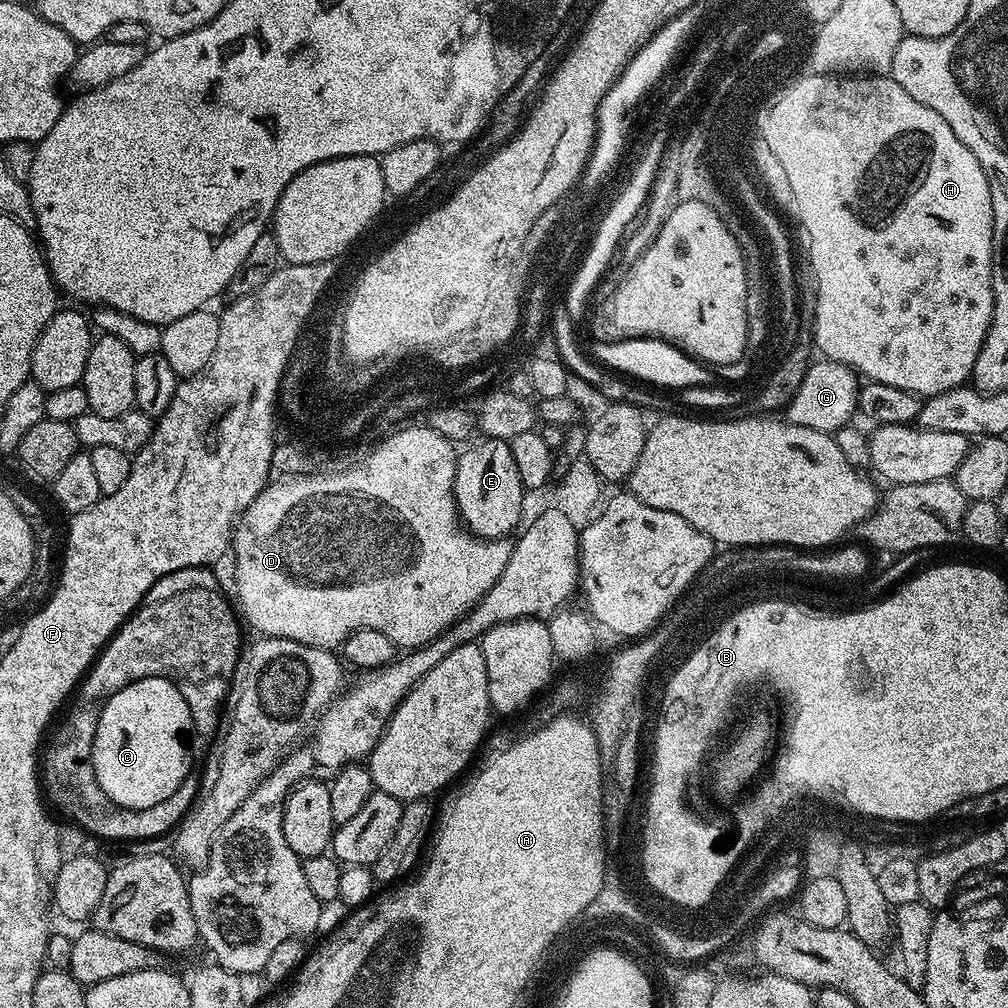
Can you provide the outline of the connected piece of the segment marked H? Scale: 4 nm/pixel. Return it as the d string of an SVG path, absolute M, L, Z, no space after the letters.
M817 74L812 80L802 79L801 83L793 80L788 86L786 94L782 97L783 99L778 104L770 106L760 119L760 139L757 145L757 156L760 161L758 172L759 175L764 175L768 179L768 184L774 191L781 192L788 199L788 204L792 207L793 214L800 219L800 224L804 227L805 234L808 235L806 257L813 264L814 275L818 280L815 347L818 349L819 355L829 360L842 362L847 368L851 368L853 372L863 377L865 381L873 384L885 384L886 386L898 386L898 390L906 390L910 394L921 398L942 394L940 388L943 388L944 391L950 390L948 384L953 388L961 387L956 382L956 360L960 360L960 356L975 356L975 358L978 358L978 354L984 345L986 334L992 325L992 315L994 314L994 290L992 289L992 199L990 198L988 179L978 162L978 158L974 158L974 154L970 150L966 150L966 146L962 146L962 142L958 142L954 130L950 130L950 126L946 126L946 122L938 113L930 110L930 106L926 106L922 102L914 102L914 98L910 98L910 94L906 94L906 90L902 90L902 86L898 86L898 82L894 82L891 75L888 74Z

